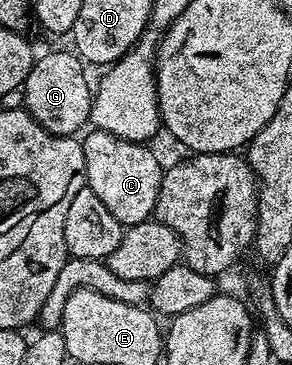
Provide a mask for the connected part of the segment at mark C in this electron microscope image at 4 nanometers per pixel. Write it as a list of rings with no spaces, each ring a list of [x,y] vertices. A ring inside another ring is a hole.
[[[88,131],[88,135],[81,139],[87,186],[93,193],[97,193],[97,198],[105,204],[105,209],[109,209],[109,213],[113,213],[113,217],[117,217],[124,228],[148,222],[155,213],[164,169],[157,165],[156,158],[147,145],[110,135],[108,131]]]

